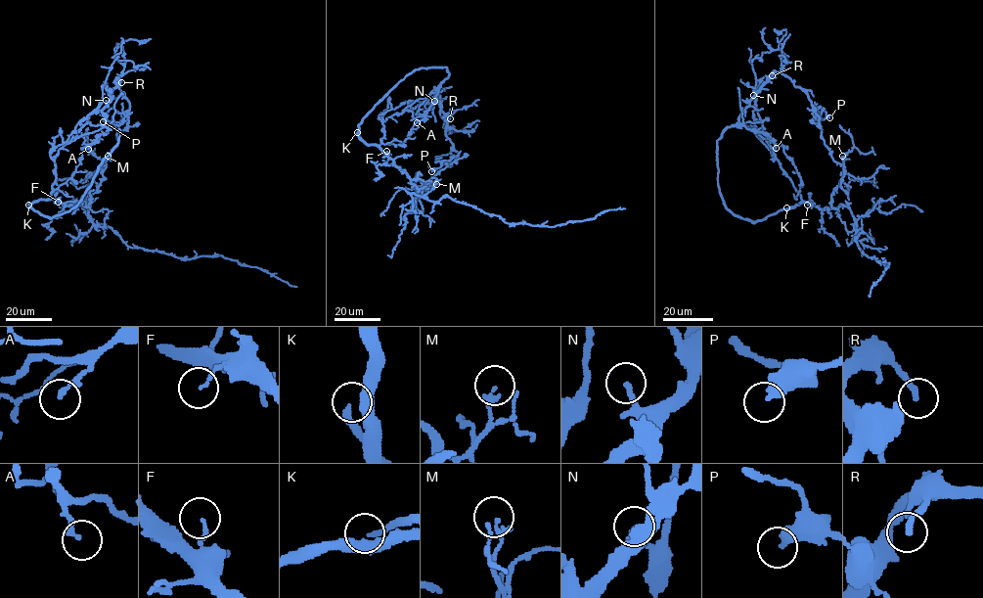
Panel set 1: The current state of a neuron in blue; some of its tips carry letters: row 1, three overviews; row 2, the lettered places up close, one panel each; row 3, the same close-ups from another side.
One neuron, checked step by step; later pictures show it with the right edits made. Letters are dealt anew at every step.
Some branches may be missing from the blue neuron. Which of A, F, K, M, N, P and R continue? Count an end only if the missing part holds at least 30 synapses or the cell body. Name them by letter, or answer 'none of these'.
K

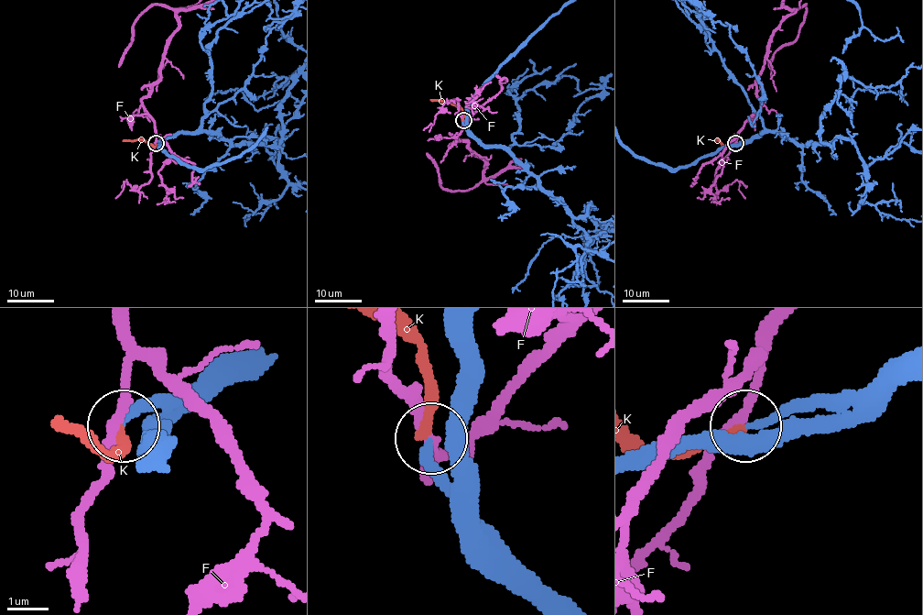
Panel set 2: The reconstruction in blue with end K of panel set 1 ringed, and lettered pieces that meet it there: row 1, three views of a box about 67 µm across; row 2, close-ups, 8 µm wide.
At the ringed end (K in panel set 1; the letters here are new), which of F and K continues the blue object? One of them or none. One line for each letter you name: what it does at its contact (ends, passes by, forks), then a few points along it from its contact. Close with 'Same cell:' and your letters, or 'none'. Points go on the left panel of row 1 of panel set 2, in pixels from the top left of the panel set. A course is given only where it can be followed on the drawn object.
K: It ends there. Its course: (156, 143), (154, 147), (143, 139), (123, 139)
Same cell: K

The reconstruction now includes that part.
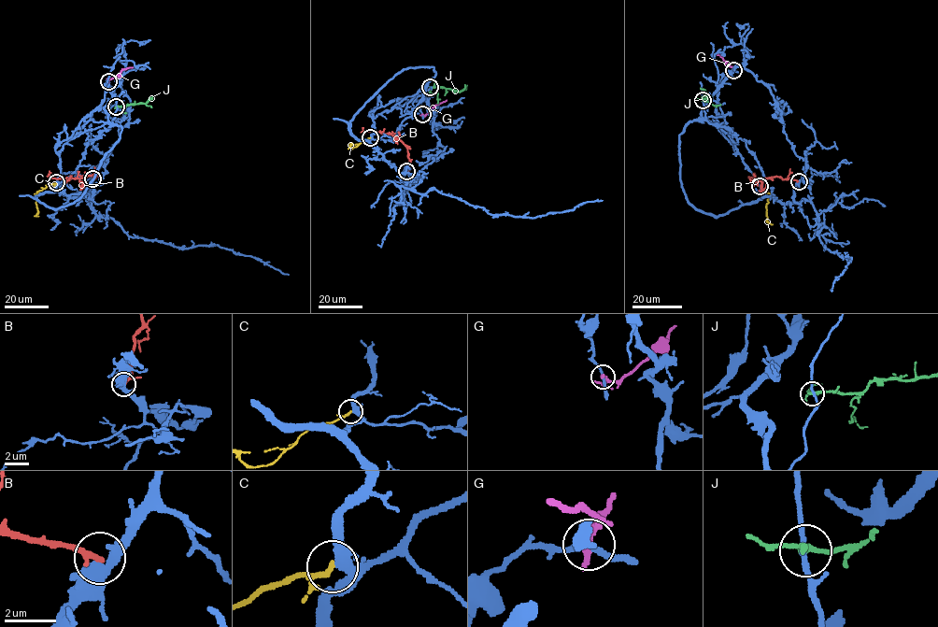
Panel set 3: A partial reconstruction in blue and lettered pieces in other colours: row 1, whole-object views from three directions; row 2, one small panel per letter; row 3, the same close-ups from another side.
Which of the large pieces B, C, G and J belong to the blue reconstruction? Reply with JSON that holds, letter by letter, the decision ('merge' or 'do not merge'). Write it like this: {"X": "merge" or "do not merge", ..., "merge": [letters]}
{"B": "do not merge", "C": "merge", "G": "do not merge", "J": "do not merge", "merge": ["C"]}

